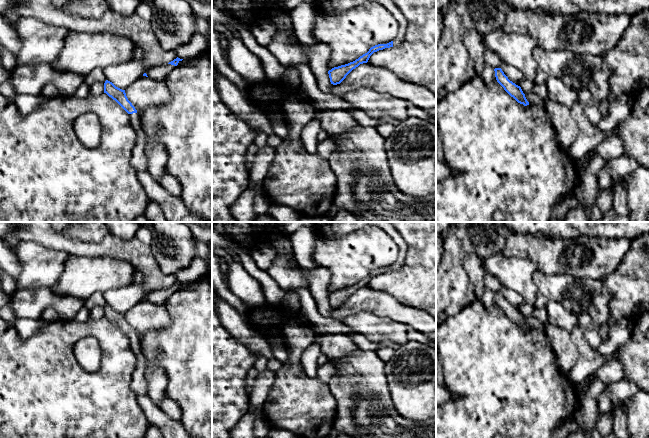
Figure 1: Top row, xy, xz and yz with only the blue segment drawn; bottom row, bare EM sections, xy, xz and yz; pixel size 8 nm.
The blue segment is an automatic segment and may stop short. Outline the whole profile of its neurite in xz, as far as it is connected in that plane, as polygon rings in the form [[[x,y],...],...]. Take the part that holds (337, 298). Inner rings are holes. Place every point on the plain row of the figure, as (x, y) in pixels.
[[[315,222],[314,231],[316,236],[326,239],[342,238],[349,233],[355,232],[365,226],[376,226],[384,230],[398,245],[399,256],[396,262],[387,268],[378,268],[353,286],[334,291],[328,295],[330,306],[333,309],[340,308],[346,300],[360,288],[367,287],[370,280],[379,274],[396,271],[404,266],[408,250],[407,243],[397,229],[390,222]]]

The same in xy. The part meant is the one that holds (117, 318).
[[[106,304],[104,317],[115,324],[130,340],[130,347],[136,357],[136,368],[132,374],[131,389],[136,395],[146,395],[147,381],[145,371],[147,359],[142,351],[140,338],[128,324],[125,314],[116,311],[112,306]]]

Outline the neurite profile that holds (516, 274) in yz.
[[[502,253],[484,259],[485,275],[495,276],[500,284],[520,294],[527,303],[535,307],[539,291],[533,276],[538,267],[529,259],[508,258]]]

